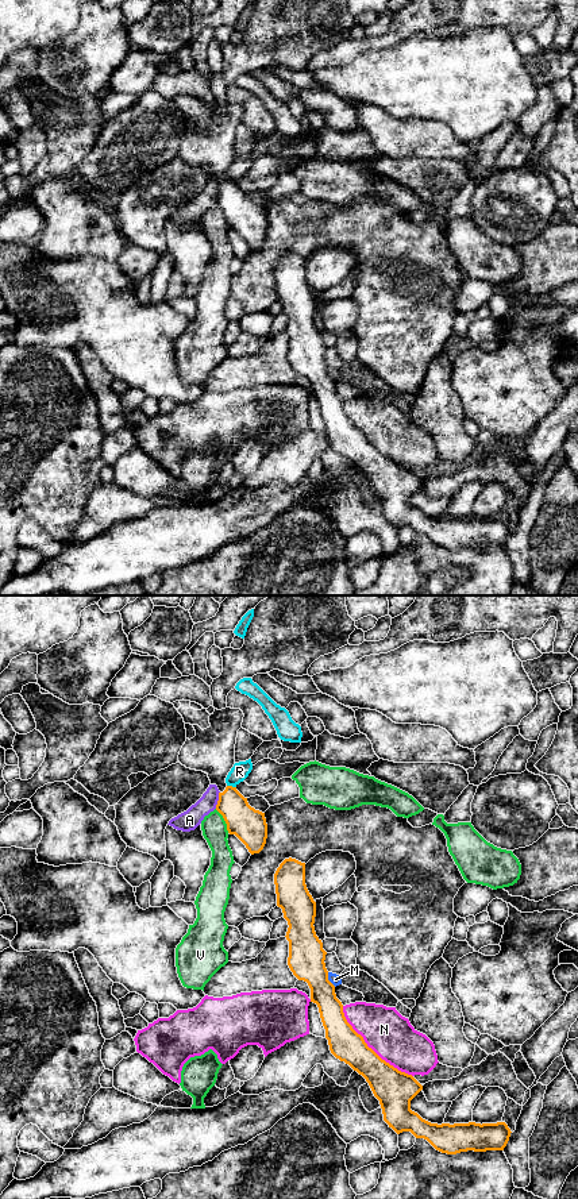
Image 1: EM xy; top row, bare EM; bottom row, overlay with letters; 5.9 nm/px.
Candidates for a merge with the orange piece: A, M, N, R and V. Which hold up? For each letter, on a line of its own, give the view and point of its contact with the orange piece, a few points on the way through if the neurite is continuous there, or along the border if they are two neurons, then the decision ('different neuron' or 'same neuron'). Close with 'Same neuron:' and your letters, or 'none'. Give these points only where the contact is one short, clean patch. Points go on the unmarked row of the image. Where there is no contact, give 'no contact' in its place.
A: xy (219, 195) | along xy (219, 187), (215, 203) | different neuron
M: xy (327, 374) | along xy (327, 367), (327, 373), (335, 381) | different neuron
N: xy (370, 443) | different neuron
R: xy (231, 181) | along xy (227, 180), (235, 182) | different neuron
V: xy (224, 215) | along xy (215, 204), (222, 211), (228, 227) | different neuron
Same neuron: none

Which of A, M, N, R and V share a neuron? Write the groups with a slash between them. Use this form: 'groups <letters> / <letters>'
groups A R / M / N / V

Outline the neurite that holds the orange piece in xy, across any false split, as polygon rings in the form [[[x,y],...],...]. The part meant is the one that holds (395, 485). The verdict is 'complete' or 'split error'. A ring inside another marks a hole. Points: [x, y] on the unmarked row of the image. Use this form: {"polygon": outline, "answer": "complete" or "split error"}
{"polygon": [[[285,254],[274,269],[277,301],[288,316],[288,361],[308,378],[311,397],[319,402],[331,448],[369,478],[379,496],[384,516],[397,529],[411,527],[447,550],[474,545],[504,545],[510,524],[497,518],[431,518],[411,505],[411,496],[423,485],[412,471],[382,455],[347,417],[335,381],[328,375],[321,335],[315,327],[316,297],[305,279],[305,258]]], "answer": "complete"}

